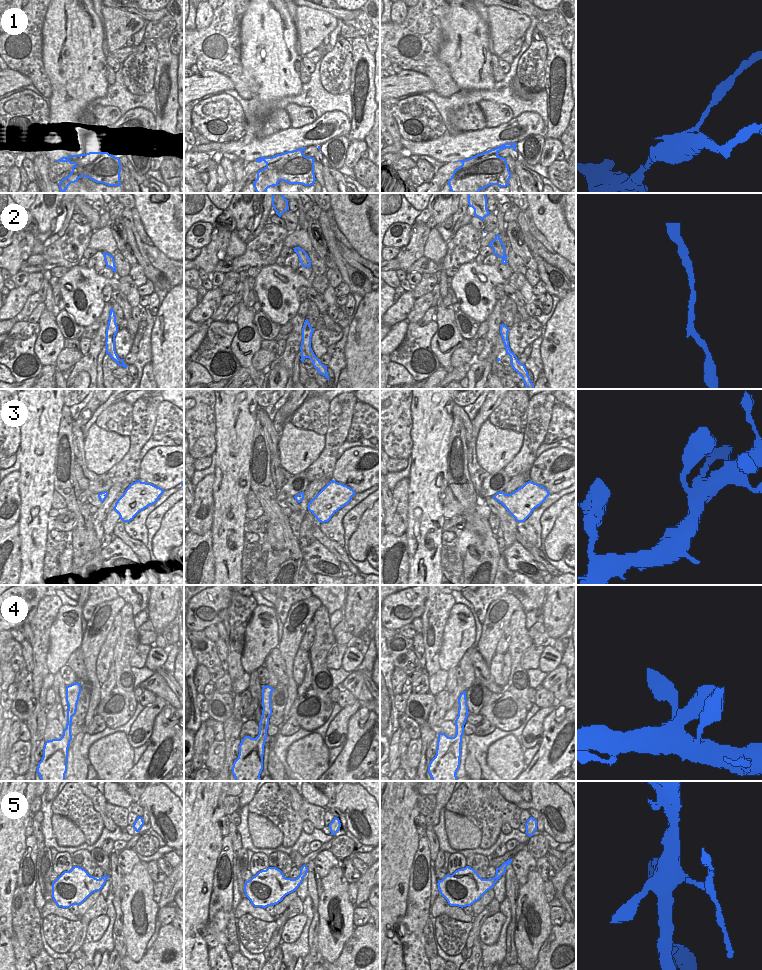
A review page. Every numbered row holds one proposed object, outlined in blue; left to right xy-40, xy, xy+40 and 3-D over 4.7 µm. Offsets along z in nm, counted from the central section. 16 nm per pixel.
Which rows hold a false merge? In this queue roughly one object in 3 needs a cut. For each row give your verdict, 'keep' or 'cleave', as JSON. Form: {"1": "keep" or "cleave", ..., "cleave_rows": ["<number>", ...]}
{"1": "cleave", "2": "keep", "3": "keep", "4": "keep", "5": "cleave", "cleave_rows": ["1", "5"]}

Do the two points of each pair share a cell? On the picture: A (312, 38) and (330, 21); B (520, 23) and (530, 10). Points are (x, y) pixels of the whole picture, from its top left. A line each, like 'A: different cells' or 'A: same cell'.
A: same cell
B: different cells

